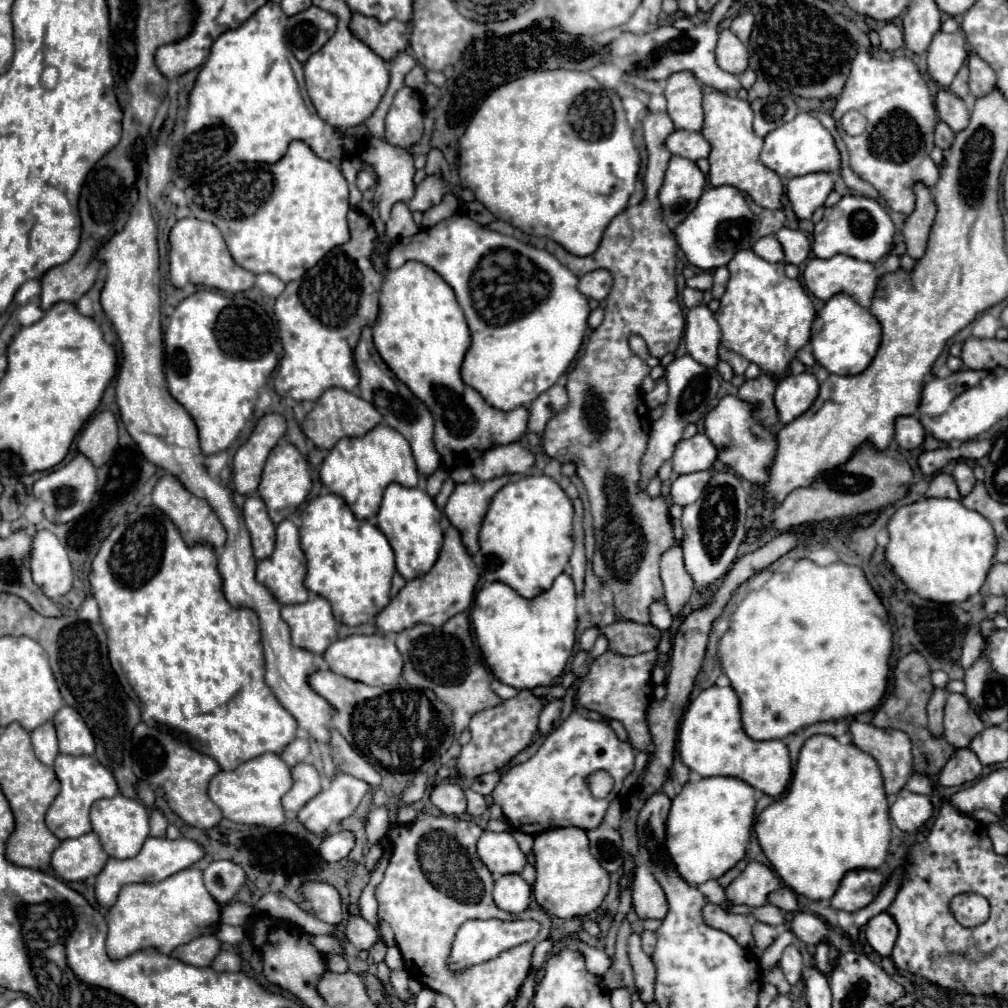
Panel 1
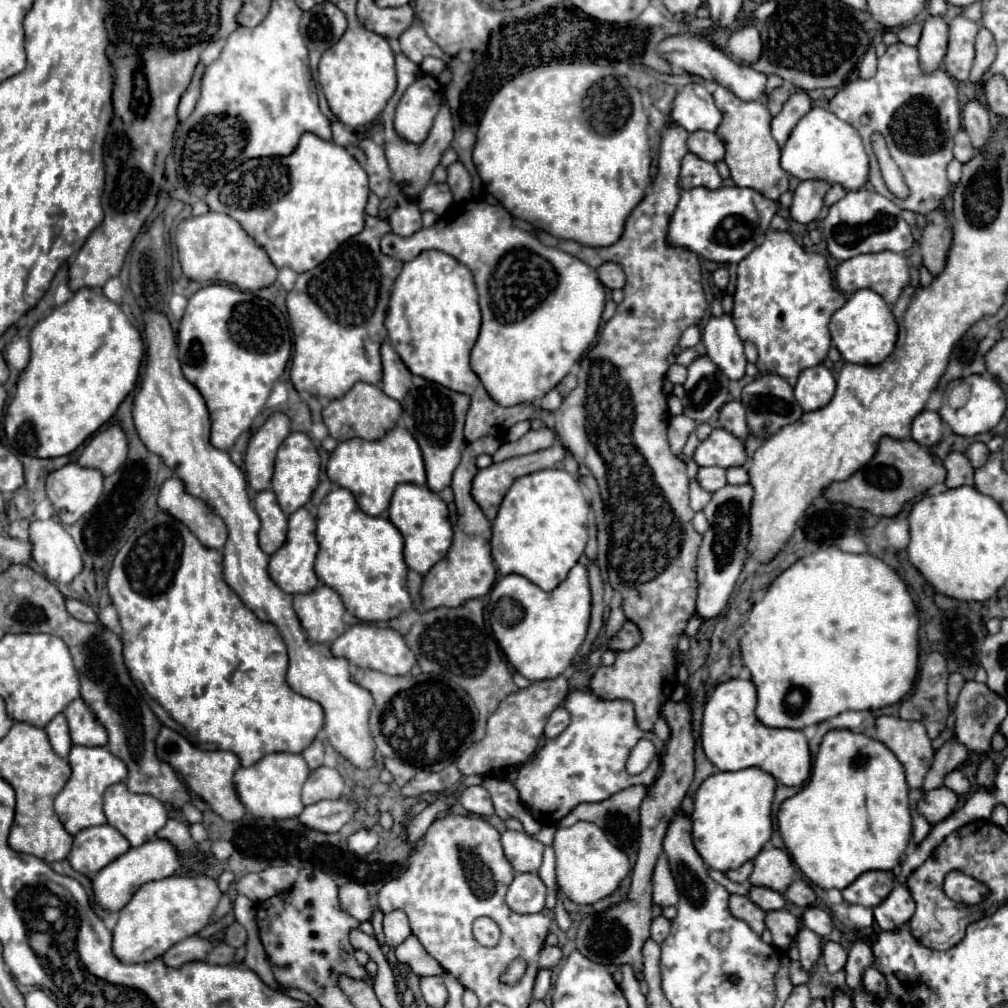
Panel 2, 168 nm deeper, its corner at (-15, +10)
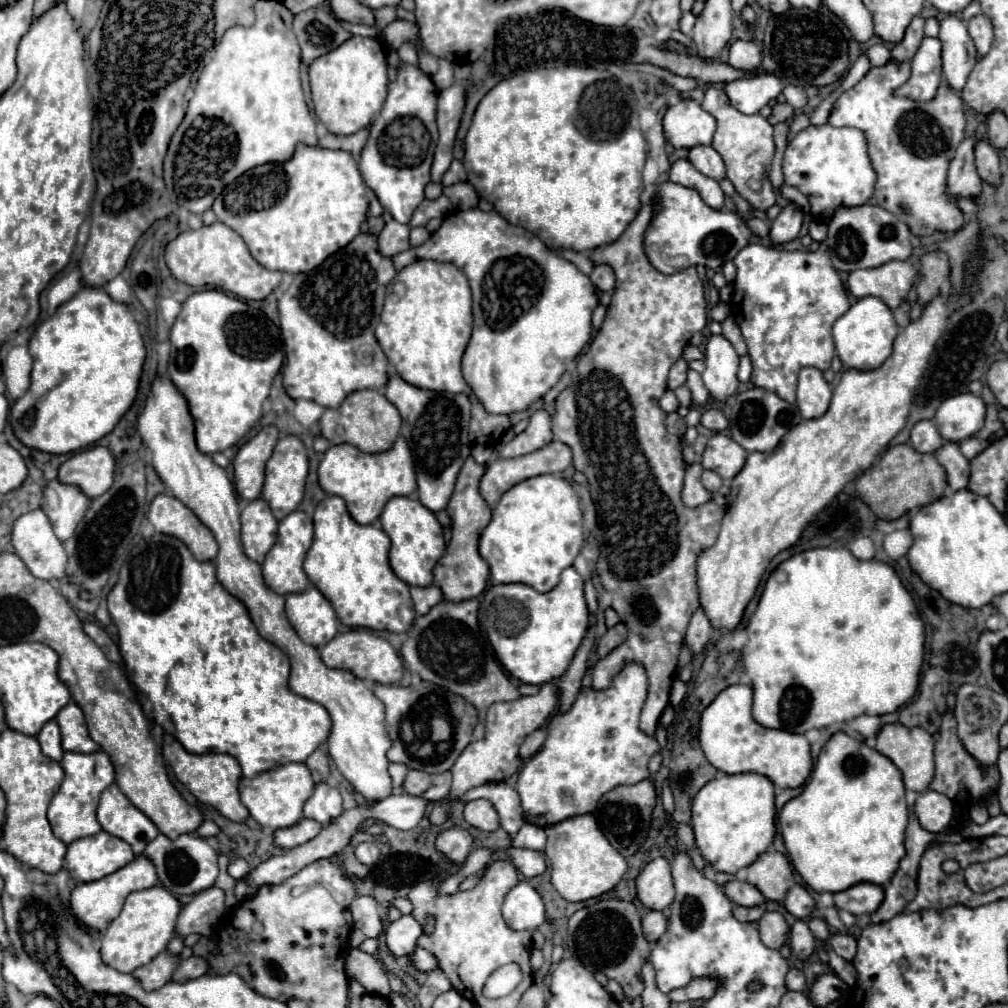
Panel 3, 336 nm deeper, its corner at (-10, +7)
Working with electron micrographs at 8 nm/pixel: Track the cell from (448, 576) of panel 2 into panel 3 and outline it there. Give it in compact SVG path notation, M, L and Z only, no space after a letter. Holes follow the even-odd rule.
M470 456L466 460L466 464L462 466L462 472L458 474L454 494L446 508L448 516L450 516L452 538L446 548L448 554L444 554L442 560L434 568L436 584L442 588L446 600L476 598L486 590L486 584L488 584L490 568L488 568L486 560L478 554L478 536L482 534L482 528L486 528L486 524L492 518L492 510L486 504L486 500L480 496L480 490L478 490L478 484L480 484L480 478L484 476L484 472L486 472L486 464L476 464L474 458Z

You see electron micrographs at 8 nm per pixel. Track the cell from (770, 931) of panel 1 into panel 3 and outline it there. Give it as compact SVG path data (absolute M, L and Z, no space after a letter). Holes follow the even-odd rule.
M766 912L760 918L760 940L770 946L770 948L780 948L786 942L786 934L788 934L788 924L782 918L782 914L778 912Z

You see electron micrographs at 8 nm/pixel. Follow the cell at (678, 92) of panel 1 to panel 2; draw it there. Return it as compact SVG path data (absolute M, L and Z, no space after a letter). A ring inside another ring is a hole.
M687 83L675 97L671 117L677 125L693 131L715 131L721 123L721 111L717 109L713 95L701 83Z

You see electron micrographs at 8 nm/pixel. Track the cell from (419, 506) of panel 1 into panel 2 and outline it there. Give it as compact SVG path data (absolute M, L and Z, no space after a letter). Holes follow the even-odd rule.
M401 483L389 505L389 519L401 531L405 539L405 563L409 569L417 573L427 573L437 561L441 561L453 543L453 527L449 521L447 503L439 497L439 493L431 491L427 485Z

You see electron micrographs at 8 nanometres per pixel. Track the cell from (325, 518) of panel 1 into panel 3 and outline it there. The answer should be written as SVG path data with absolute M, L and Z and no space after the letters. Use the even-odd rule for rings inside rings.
M326 496L314 512L314 540L304 560L304 572L310 578L310 582L328 598L332 608L336 610L336 616L342 624L352 628L370 628L370 630L388 630L402 634L410 628L416 610L410 598L410 586L404 584L390 568L388 564L388 550L390 550L390 538L386 532L382 532L376 526L360 526L352 520L352 516L346 510L346 504L340 496Z

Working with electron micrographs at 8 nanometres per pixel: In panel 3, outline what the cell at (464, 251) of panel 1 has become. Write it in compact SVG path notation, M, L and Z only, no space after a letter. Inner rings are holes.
M474 208L470 212L452 212L444 218L442 226L428 238L428 242L424 242L422 246L418 248L410 248L406 252L400 252L398 256L392 258L394 262L394 268L396 270L402 270L406 268L408 264L412 264L416 260L436 260L436 262L450 262L454 266L458 266L470 280L470 290L472 290L472 302L474 302L474 330L472 330L472 338L468 342L468 348L464 352L464 358L462 358L462 374L464 374L464 380L466 384L472 388L474 396L482 402L482 406L486 408L486 412L490 414L512 414L512 412L522 412L526 410L532 402L540 400L554 384L558 384L560 376L564 374L566 366L582 352L582 348L588 344L590 340L590 316L592 316L592 310L598 306L598 296L596 296L596 288L594 284L590 282L590 278L586 274L582 274L572 262L564 260L562 256L554 254L550 248L544 246L544 242L534 236L532 232L520 228L520 226L512 226L508 224L496 210L492 212L482 212L480 208Z

